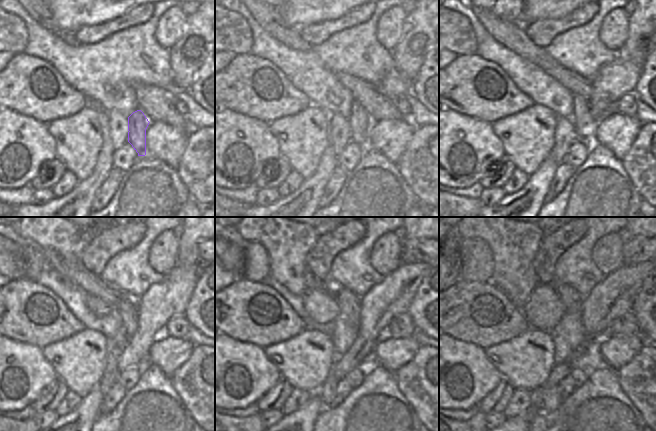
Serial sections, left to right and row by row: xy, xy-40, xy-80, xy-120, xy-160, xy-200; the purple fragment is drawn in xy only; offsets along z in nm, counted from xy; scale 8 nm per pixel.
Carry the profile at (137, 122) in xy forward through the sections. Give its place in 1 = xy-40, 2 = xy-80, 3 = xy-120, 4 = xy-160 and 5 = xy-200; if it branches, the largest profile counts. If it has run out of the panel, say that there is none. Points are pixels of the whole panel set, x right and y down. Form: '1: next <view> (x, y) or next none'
1: next xy-40 (359, 120)
2: next xy-80 (584, 123)
3: next xy-120 (126, 308)
4: next xy-160 (349, 304)
5: next xy-200 (572, 301)

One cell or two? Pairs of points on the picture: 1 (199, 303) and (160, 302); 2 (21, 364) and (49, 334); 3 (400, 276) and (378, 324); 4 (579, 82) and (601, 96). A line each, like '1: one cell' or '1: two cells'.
1: two cells
2: two cells
3: one cell
4: two cells

